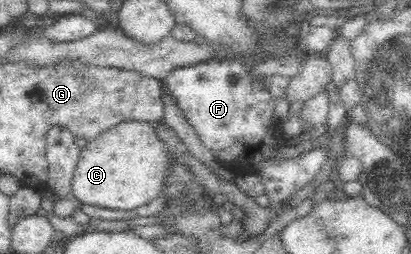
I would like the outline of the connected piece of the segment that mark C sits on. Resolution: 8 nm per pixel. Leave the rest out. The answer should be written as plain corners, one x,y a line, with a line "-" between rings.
137,120
121,122
89,141
87,149
83,147
73,174
71,194
85,205
129,211
163,196
168,187
165,185
165,177
171,175
171,171
167,169
171,167
173,155
167,151
166,143
159,139
153,122

